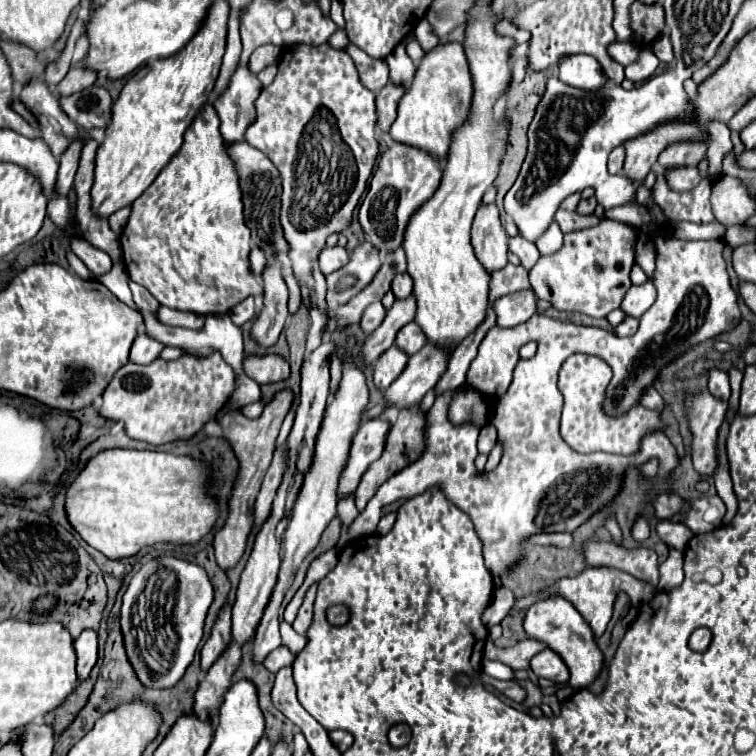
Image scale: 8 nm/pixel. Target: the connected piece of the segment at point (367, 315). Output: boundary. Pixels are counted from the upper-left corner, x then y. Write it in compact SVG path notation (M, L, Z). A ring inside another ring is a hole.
M375 302L375 304L367 306L365 312L361 314L361 320L359 320L361 330L363 330L363 332L373 332L373 330L381 324L383 316L385 316L385 308L383 308L381 302Z

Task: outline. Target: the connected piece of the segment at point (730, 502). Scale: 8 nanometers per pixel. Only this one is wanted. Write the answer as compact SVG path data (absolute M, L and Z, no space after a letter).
M719 454L719 468L717 468L715 476L713 476L713 482L715 482L715 488L717 488L719 498L727 506L727 514L725 514L723 524L729 524L729 520L735 516L737 500L735 500L735 494L733 494L733 484L731 484L729 472L727 472L727 460L723 460L723 454Z

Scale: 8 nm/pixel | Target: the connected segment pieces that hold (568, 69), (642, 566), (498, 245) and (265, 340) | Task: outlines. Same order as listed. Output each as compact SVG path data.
M589 54L565 56L559 64L559 78L579 90L599 90L607 80L601 64Z
M589 542L589 552L583 552L583 556L587 566L611 566L657 588L659 564L657 554L649 548L625 550L613 542Z
M495 204L481 206L471 228L471 246L481 266L491 274L507 264L507 234Z
M279 264L267 266L263 272L263 308L253 322L249 334L257 346L273 346L287 320L287 286Z

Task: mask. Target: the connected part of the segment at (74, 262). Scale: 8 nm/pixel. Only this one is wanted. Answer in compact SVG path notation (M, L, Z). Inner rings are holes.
M71 252L67 258L69 258L69 264L71 264L71 268L73 268L73 272L75 272L77 276L81 276L81 278L85 278L85 280L91 280L91 278L93 278L93 274L87 270L87 266L85 266L73 252Z

